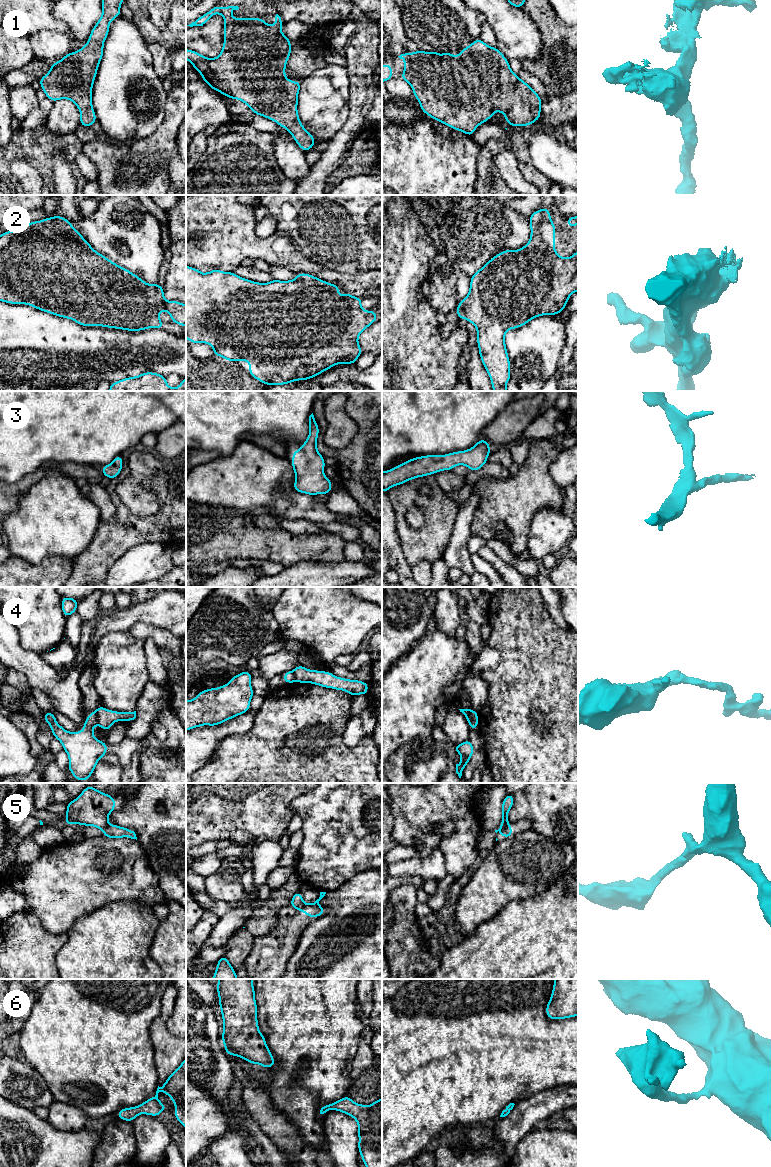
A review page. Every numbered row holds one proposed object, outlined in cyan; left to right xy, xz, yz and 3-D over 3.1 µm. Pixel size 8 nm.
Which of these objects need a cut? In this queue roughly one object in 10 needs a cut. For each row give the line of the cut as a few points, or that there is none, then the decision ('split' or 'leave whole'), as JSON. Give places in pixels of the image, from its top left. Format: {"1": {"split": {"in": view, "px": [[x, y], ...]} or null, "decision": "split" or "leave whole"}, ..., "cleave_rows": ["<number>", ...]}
{"1": {"split": null, "decision": "leave whole"}, "2": {"split": null, "decision": "leave whole"}, "3": {"split": null, "decision": "leave whole"}, "4": {"split": {"in": "xy", "px": [[95, 711], [98, 723]]}, "decision": "split"}, "5": {"split": {"in": "yz", "px": [[507, 826], [500, 831]]}, "decision": "split"}, "6": {"split": null, "decision": "leave whole"}, "cleave_rows": ["4", "5"]}

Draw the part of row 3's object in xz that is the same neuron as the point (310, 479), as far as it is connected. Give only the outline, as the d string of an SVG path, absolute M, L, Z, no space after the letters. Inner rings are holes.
M313 413L309 416L309 436L299 450L292 454L292 468L296 480L293 488L295 491L309 494L329 494L332 482L324 475L324 457L317 450L317 437L319 426Z

